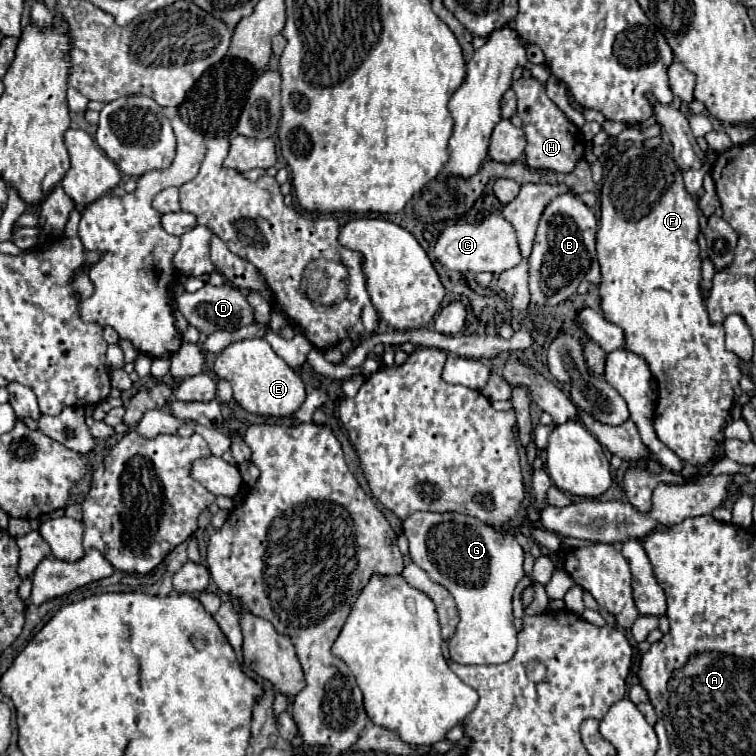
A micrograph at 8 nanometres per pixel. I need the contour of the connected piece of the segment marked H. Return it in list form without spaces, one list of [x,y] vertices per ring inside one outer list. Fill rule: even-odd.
[[[533,77],[513,81],[513,91],[517,95],[517,115],[523,121],[523,131],[527,137],[525,157],[527,165],[533,169],[553,169],[561,173],[573,171],[575,163],[583,157],[585,141],[581,131],[565,117],[565,113],[547,97],[545,87],[539,85]]]

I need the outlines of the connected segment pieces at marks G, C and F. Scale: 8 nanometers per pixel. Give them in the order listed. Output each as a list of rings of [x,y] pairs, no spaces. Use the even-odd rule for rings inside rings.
[[[417,511],[403,521],[403,533],[409,539],[409,557],[419,565],[427,575],[443,585],[455,599],[459,609],[459,623],[455,635],[449,639],[451,659],[461,665],[493,665],[505,663],[515,655],[517,649],[517,631],[513,627],[511,601],[515,595],[517,583],[523,579],[523,559],[525,551],[515,541],[511,533],[497,531],[495,527],[479,521],[477,517],[461,513],[423,513]]]
[[[499,213],[489,215],[479,225],[469,225],[469,223],[447,225],[435,243],[435,257],[447,269],[453,269],[453,271],[461,271],[461,273],[465,273],[465,271],[473,271],[473,273],[489,271],[493,275],[499,275],[507,269],[517,267],[523,259],[513,225],[509,221],[505,221],[503,215],[499,215]]]
[[[631,145],[627,151],[621,153],[621,157],[615,161],[615,165],[611,167],[607,179],[603,181],[603,189],[601,189],[601,217],[599,217],[599,231],[597,231],[597,259],[601,265],[601,283],[599,283],[599,297],[601,297],[601,311],[603,317],[615,325],[619,325],[625,333],[625,345],[623,349],[641,355],[647,365],[649,371],[653,375],[653,379],[657,381],[657,405],[655,405],[655,419],[653,419],[653,429],[657,433],[657,437],[683,461],[687,461],[689,465],[693,465],[697,471],[711,471],[711,467],[725,457],[723,451],[723,441],[725,441],[725,425],[727,425],[727,417],[729,417],[729,409],[733,405],[733,385],[739,383],[739,379],[743,377],[741,369],[739,369],[739,357],[731,351],[727,351],[725,347],[725,335],[723,335],[723,325],[711,325],[707,311],[705,311],[705,301],[703,301],[703,293],[701,293],[701,255],[699,255],[699,245],[697,245],[697,235],[699,235],[699,213],[697,207],[693,203],[693,199],[689,197],[689,193],[683,187],[683,179],[681,179],[681,171],[675,165],[675,161],[655,149],[647,149],[643,145]]]

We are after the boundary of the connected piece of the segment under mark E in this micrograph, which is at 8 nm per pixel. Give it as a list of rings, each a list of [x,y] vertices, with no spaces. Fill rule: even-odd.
[[[263,337],[231,343],[215,361],[215,373],[227,379],[233,389],[233,399],[247,411],[263,417],[291,417],[305,401],[305,383]]]

